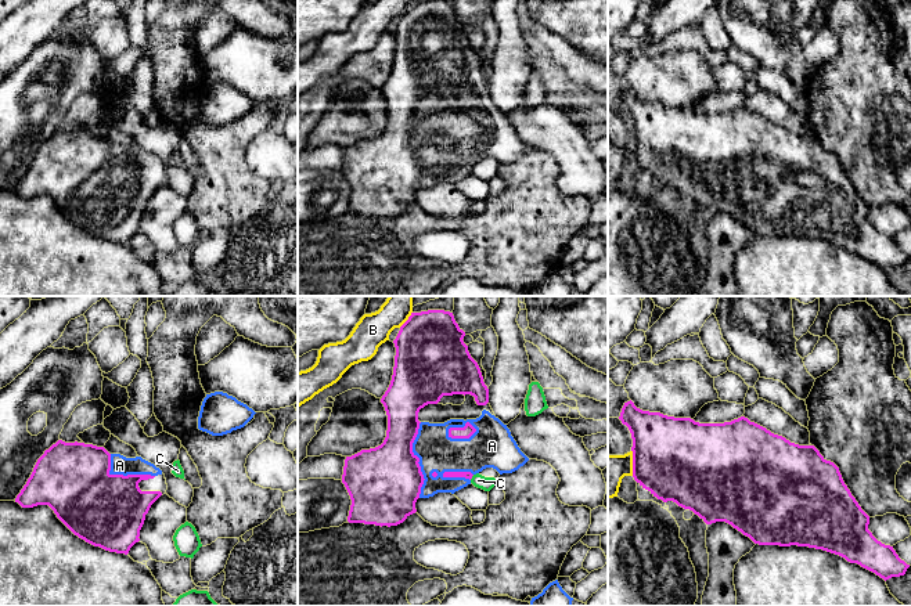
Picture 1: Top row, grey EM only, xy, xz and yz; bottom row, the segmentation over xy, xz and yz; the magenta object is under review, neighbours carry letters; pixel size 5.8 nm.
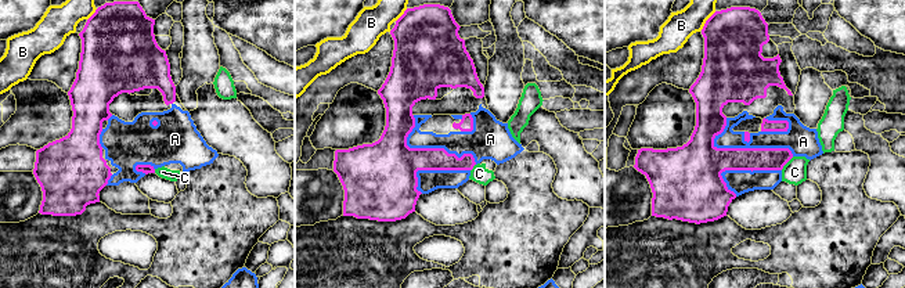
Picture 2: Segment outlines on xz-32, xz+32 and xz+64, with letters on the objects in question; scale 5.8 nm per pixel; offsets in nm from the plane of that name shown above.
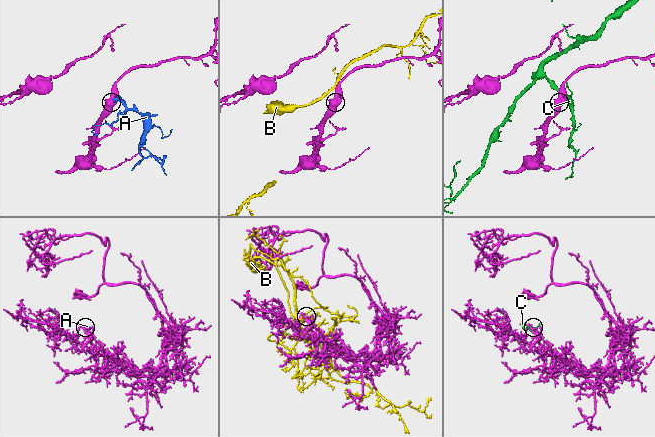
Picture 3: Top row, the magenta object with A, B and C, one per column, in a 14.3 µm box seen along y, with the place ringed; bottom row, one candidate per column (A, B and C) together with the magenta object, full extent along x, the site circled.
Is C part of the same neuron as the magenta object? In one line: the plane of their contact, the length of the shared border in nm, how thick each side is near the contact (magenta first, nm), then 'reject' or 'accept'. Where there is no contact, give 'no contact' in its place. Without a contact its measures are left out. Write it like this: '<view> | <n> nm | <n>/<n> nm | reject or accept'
xz | 40 nm | 50/80 nm | reject

